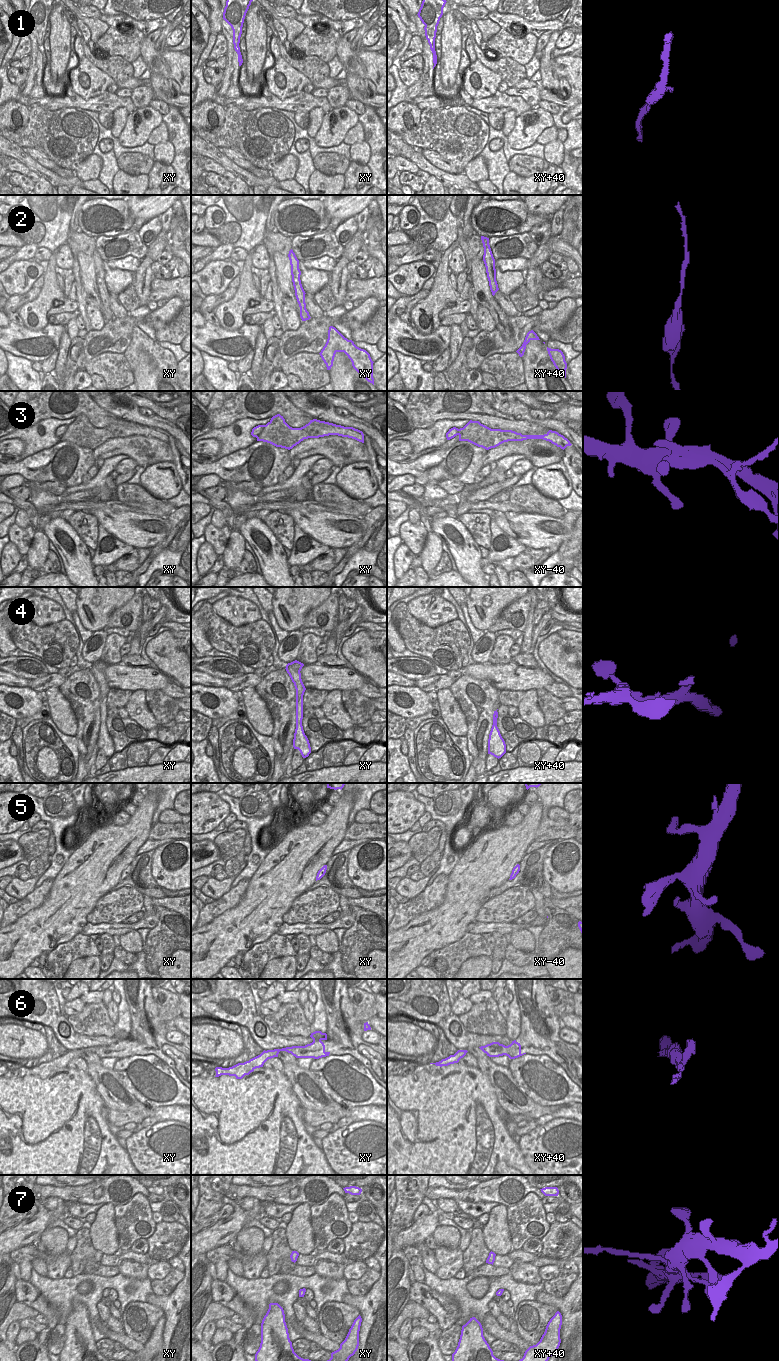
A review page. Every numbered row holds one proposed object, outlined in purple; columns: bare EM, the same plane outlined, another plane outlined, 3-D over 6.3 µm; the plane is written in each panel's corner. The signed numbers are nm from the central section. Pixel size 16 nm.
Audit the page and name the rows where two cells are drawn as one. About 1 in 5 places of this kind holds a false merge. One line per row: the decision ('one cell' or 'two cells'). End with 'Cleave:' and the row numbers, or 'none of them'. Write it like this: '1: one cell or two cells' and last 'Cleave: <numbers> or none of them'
1: one cell
2: one cell
3: two cells
4: one cell
5: one cell
6: one cell
7: one cell
Cleave: 3

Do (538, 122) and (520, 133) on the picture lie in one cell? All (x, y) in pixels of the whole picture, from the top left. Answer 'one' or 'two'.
one

